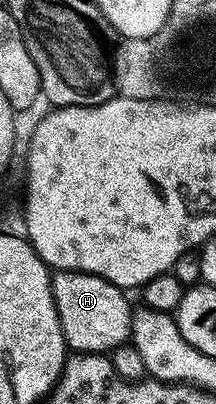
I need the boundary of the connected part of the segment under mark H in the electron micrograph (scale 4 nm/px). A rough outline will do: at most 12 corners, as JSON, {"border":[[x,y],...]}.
{"border":[[52,273],[69,350],[108,355],[131,338],[125,290]]}

